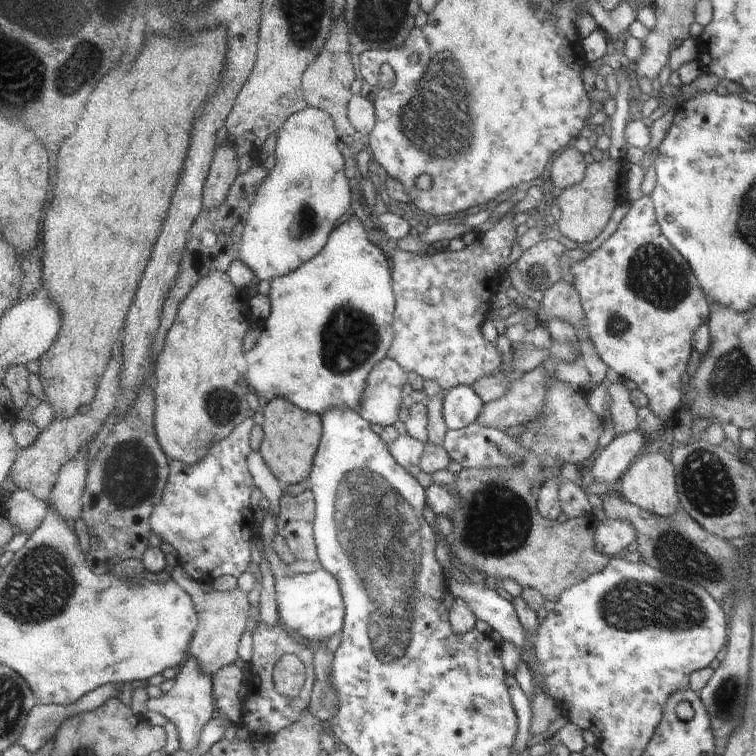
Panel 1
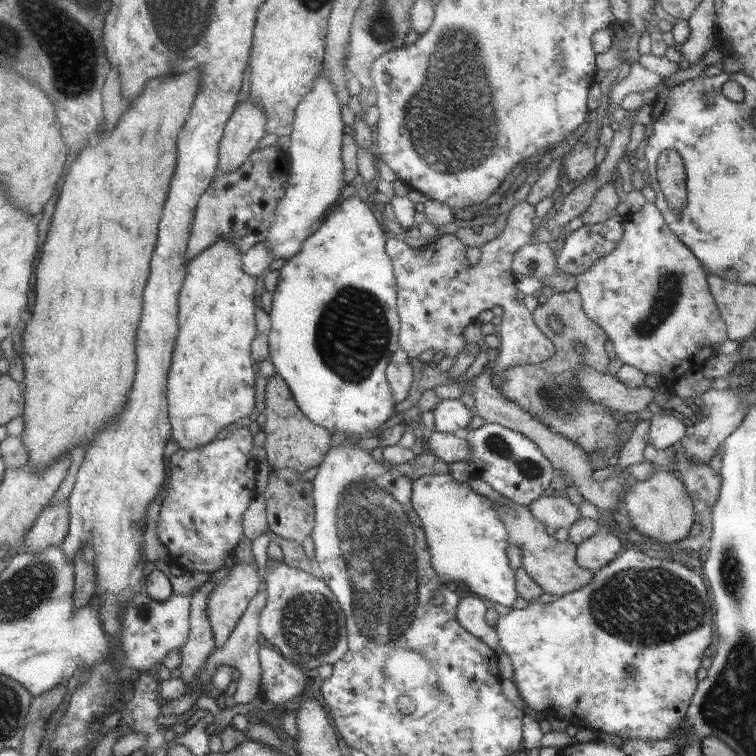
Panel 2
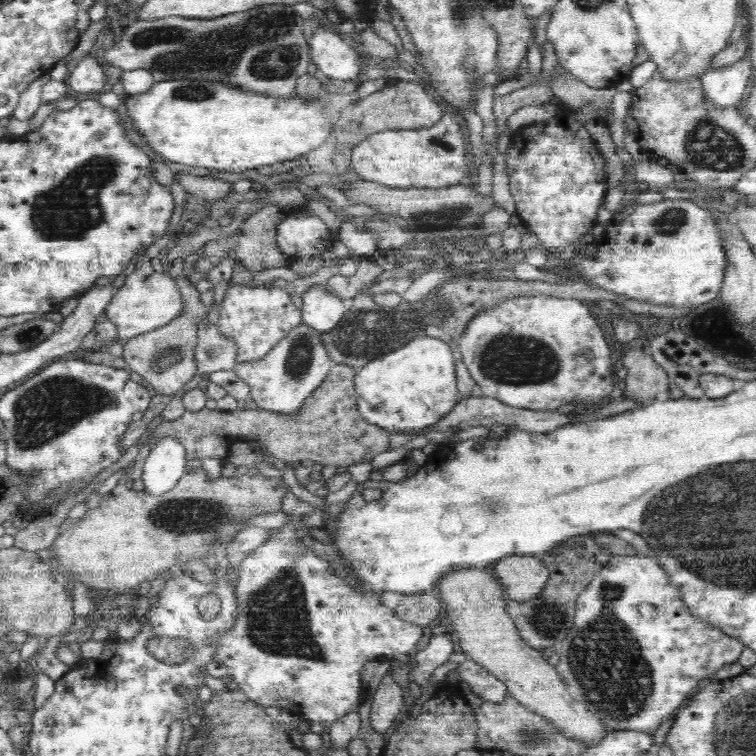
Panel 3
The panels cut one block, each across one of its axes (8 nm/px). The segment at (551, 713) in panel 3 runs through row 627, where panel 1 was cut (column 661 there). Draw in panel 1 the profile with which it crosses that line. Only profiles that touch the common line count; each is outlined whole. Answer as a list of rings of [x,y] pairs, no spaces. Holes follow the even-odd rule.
[[[644,452],[630,463],[625,473],[619,478],[617,491],[626,501],[638,505],[641,509],[646,509],[658,516],[672,516],[678,506],[679,497],[676,496],[677,486],[674,486],[674,478],[677,476],[674,476],[673,462],[664,458],[662,454]]]

